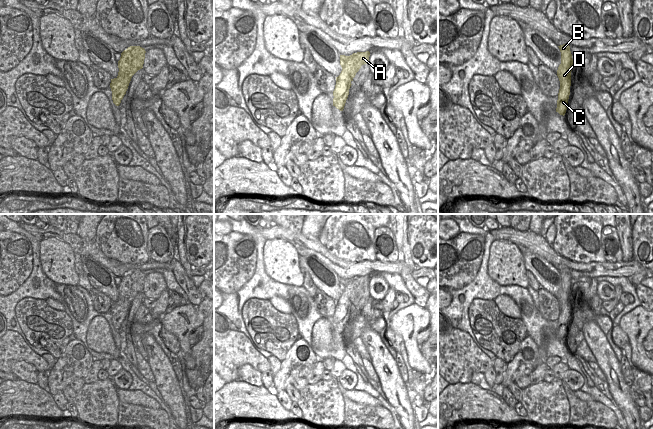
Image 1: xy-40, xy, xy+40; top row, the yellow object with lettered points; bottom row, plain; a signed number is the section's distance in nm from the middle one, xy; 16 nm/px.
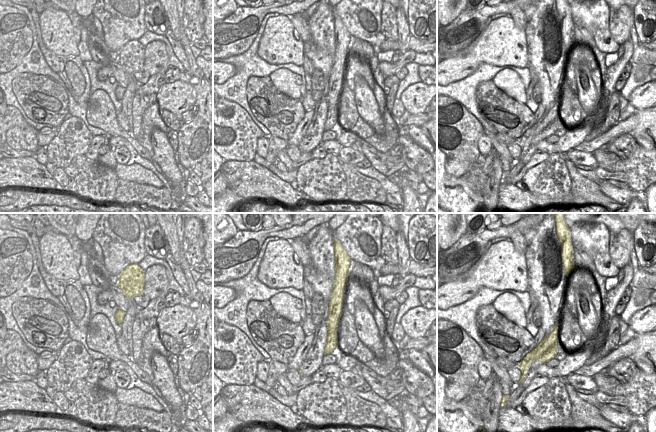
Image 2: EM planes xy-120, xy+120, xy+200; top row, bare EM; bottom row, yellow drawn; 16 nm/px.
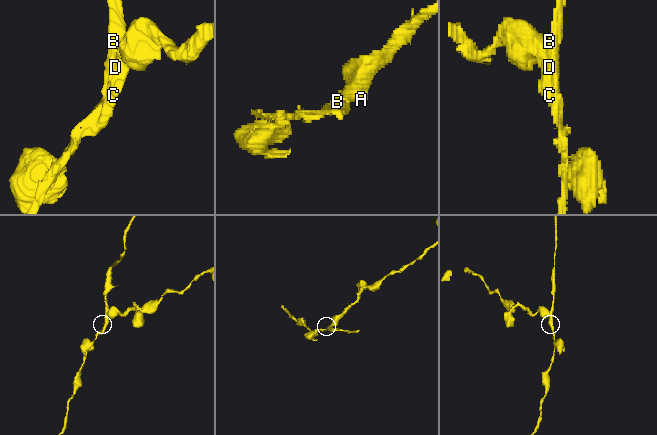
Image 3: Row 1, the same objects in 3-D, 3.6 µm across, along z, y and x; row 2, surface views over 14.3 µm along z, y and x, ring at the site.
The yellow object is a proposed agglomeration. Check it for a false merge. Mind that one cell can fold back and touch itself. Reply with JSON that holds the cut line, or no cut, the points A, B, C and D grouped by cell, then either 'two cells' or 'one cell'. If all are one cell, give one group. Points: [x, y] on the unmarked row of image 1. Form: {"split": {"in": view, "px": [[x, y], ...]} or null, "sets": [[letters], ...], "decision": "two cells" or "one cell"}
{"split": {"in": "xy", "px": [[340, 281], [343, 284], [343, 293], [350, 306]]}, "sets": [["A"], ["B", "C", "D"]], "decision": "two cells"}

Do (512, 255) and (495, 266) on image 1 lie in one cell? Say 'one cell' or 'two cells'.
one cell

